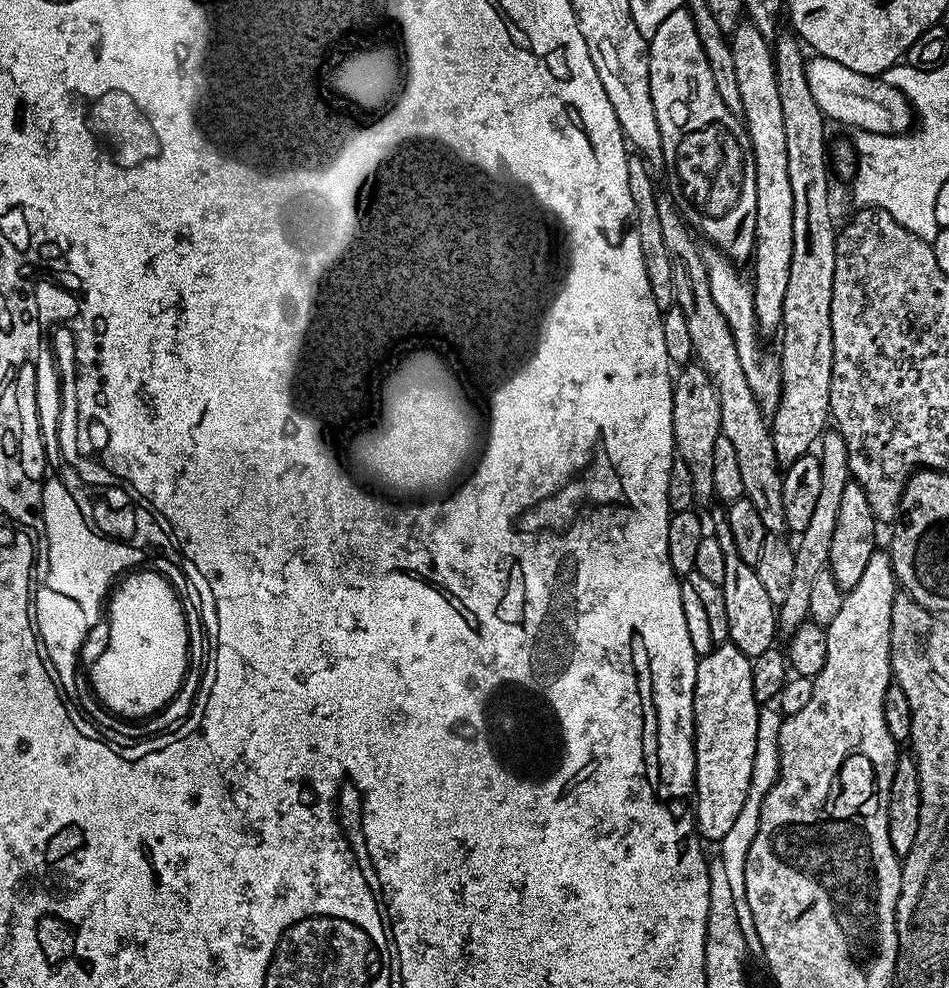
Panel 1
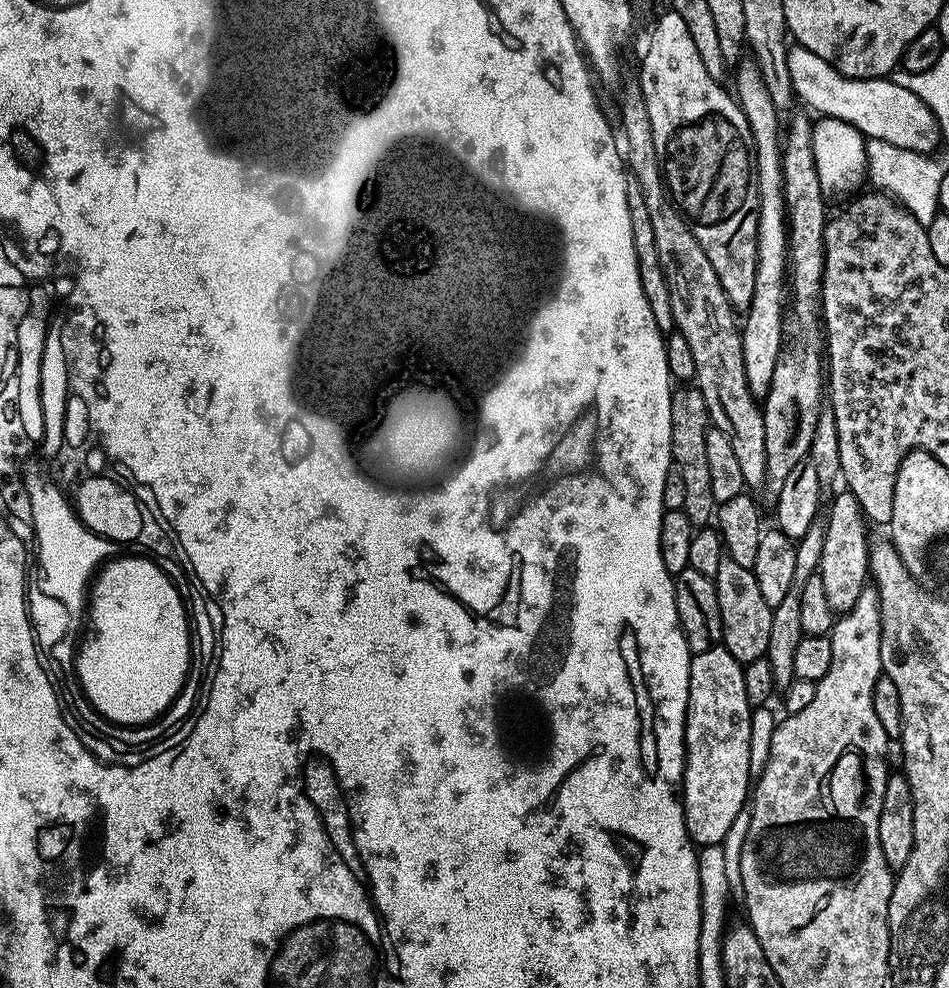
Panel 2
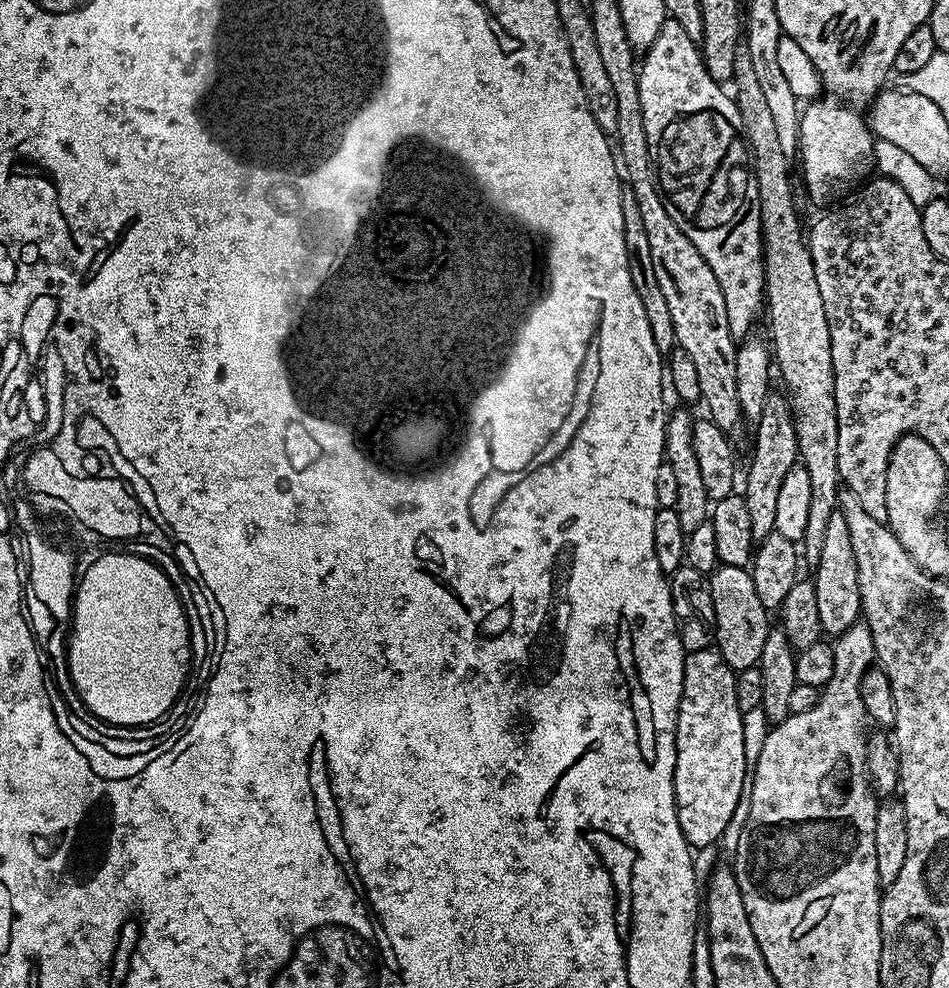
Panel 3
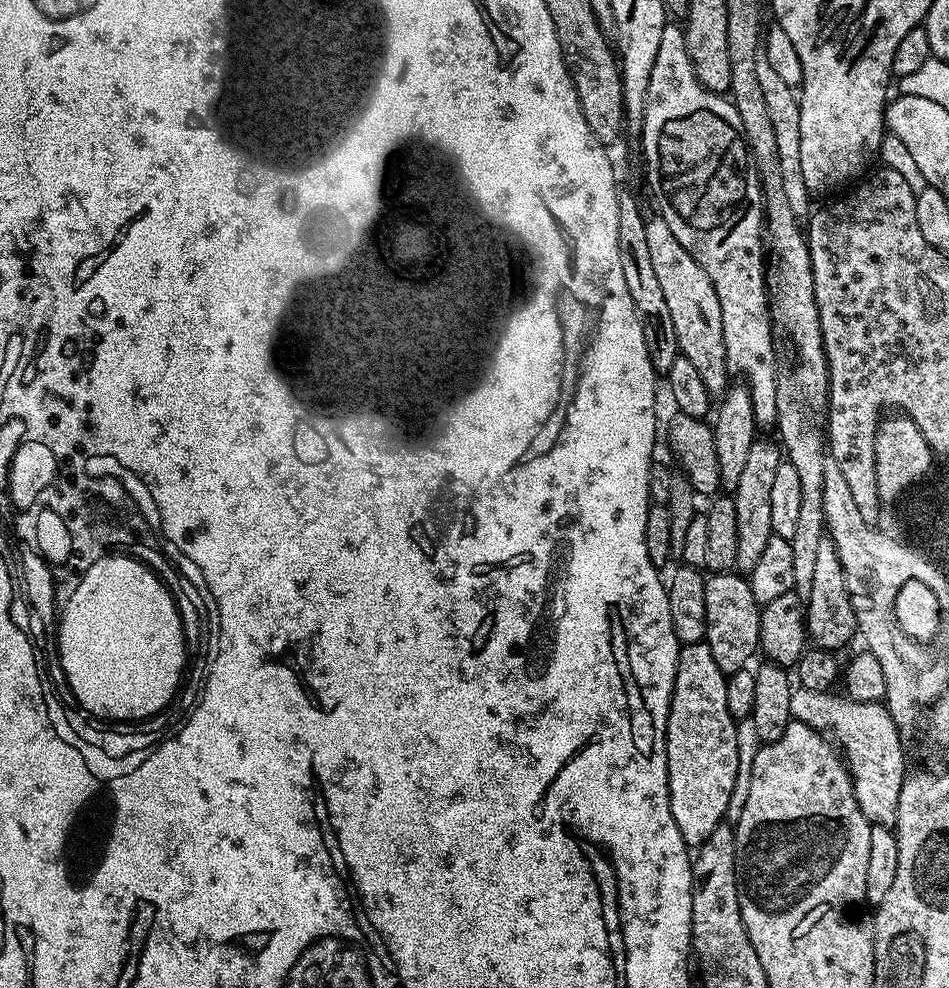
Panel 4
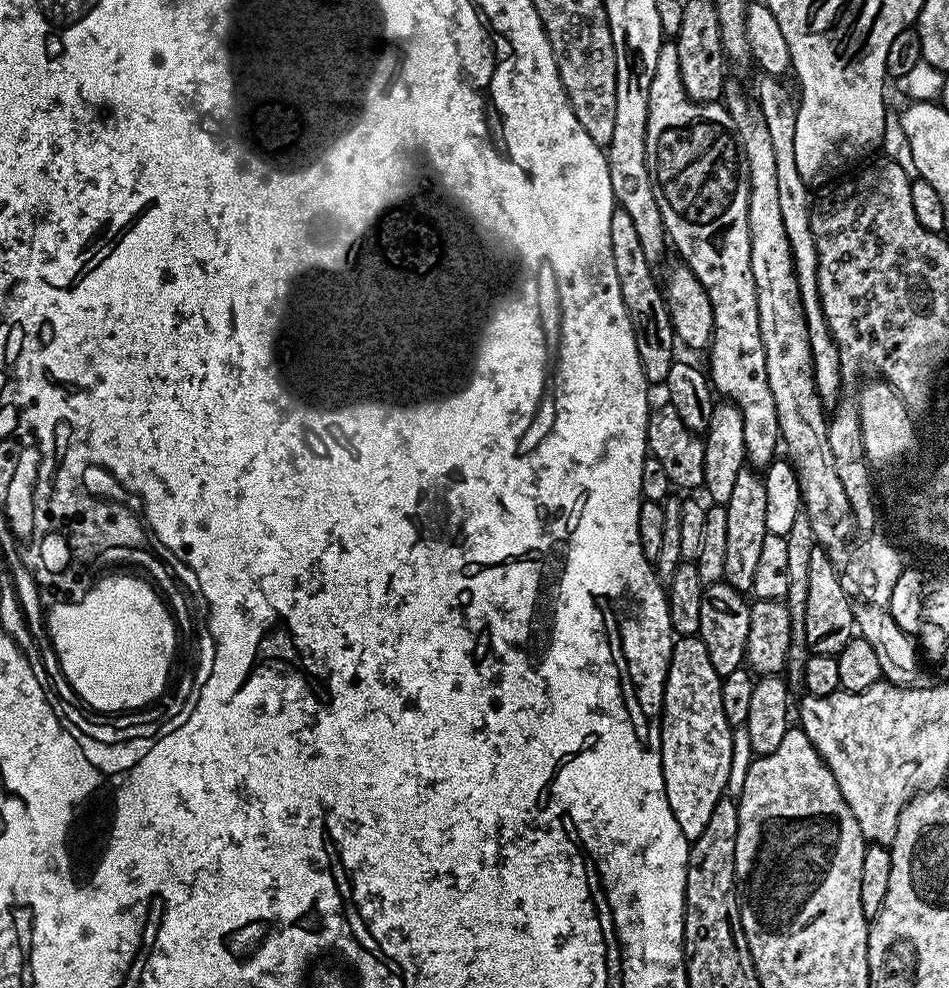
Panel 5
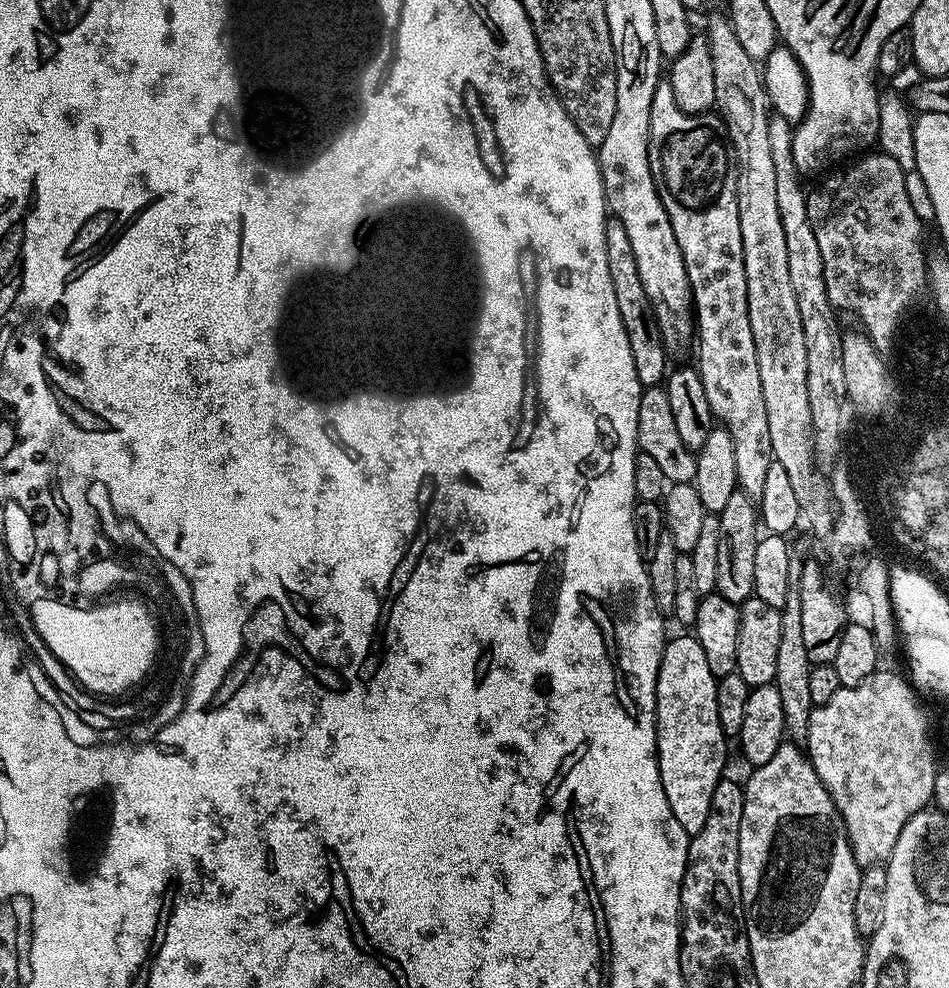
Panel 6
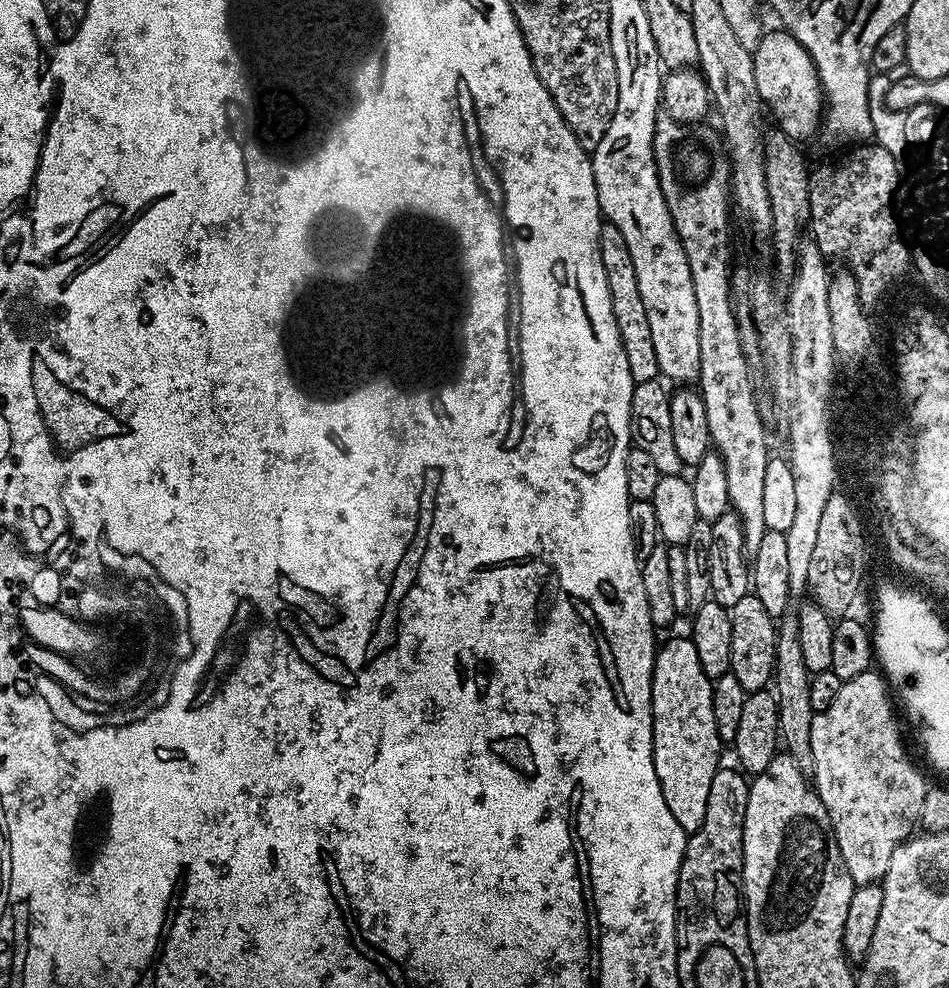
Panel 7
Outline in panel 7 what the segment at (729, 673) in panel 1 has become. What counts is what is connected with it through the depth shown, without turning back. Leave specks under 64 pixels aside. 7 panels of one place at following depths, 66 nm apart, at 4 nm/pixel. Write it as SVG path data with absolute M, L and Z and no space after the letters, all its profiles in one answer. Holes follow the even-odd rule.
M676 636L659 645L656 650L656 661L652 671L652 757L658 782L662 786L662 798L670 806L670 814L685 834L696 832L706 818L706 798L710 798L710 782L714 774L722 767L722 741L718 726L714 726L714 698L712 681L702 670L698 662L698 650L687 636Z

